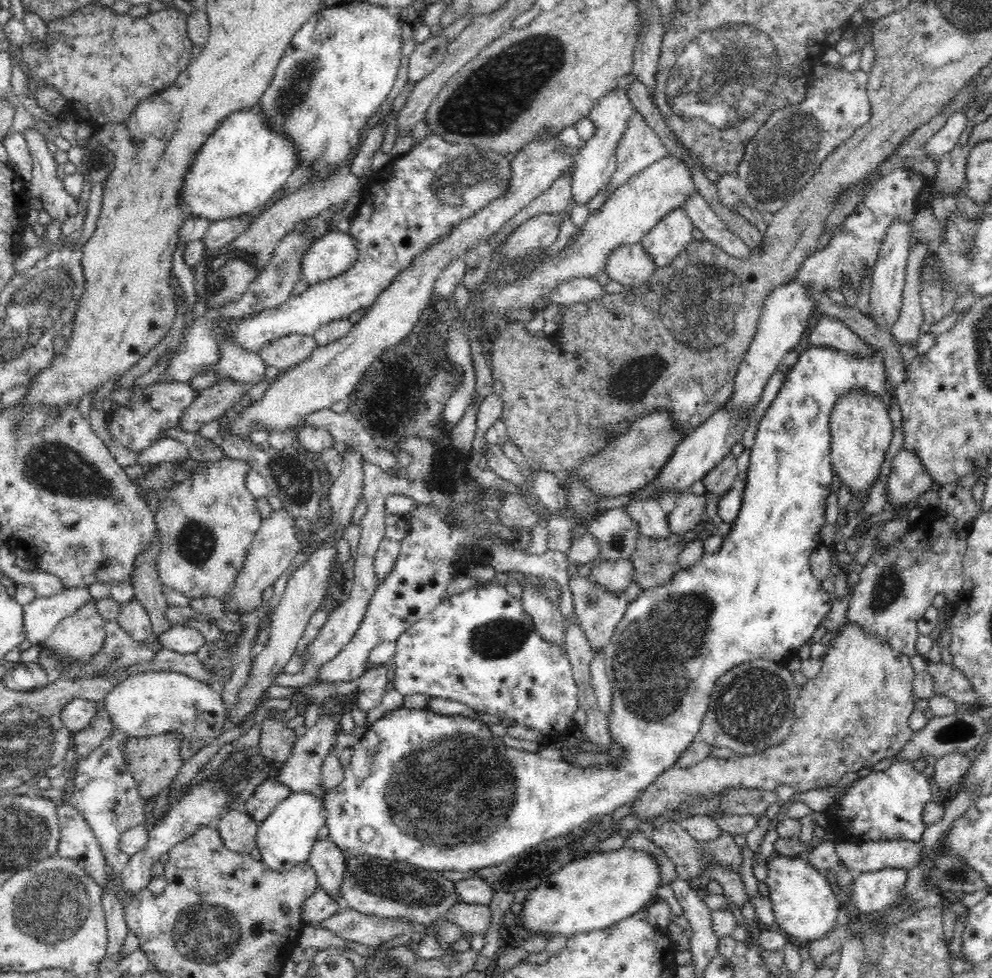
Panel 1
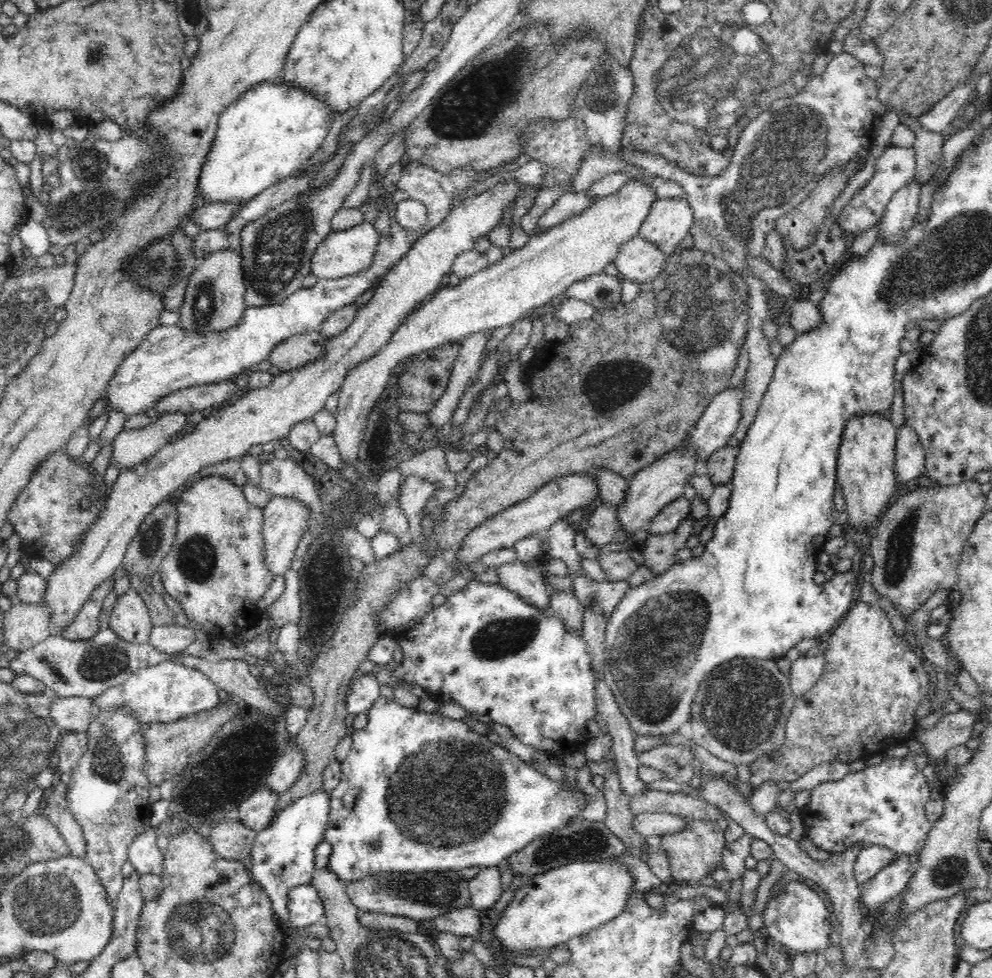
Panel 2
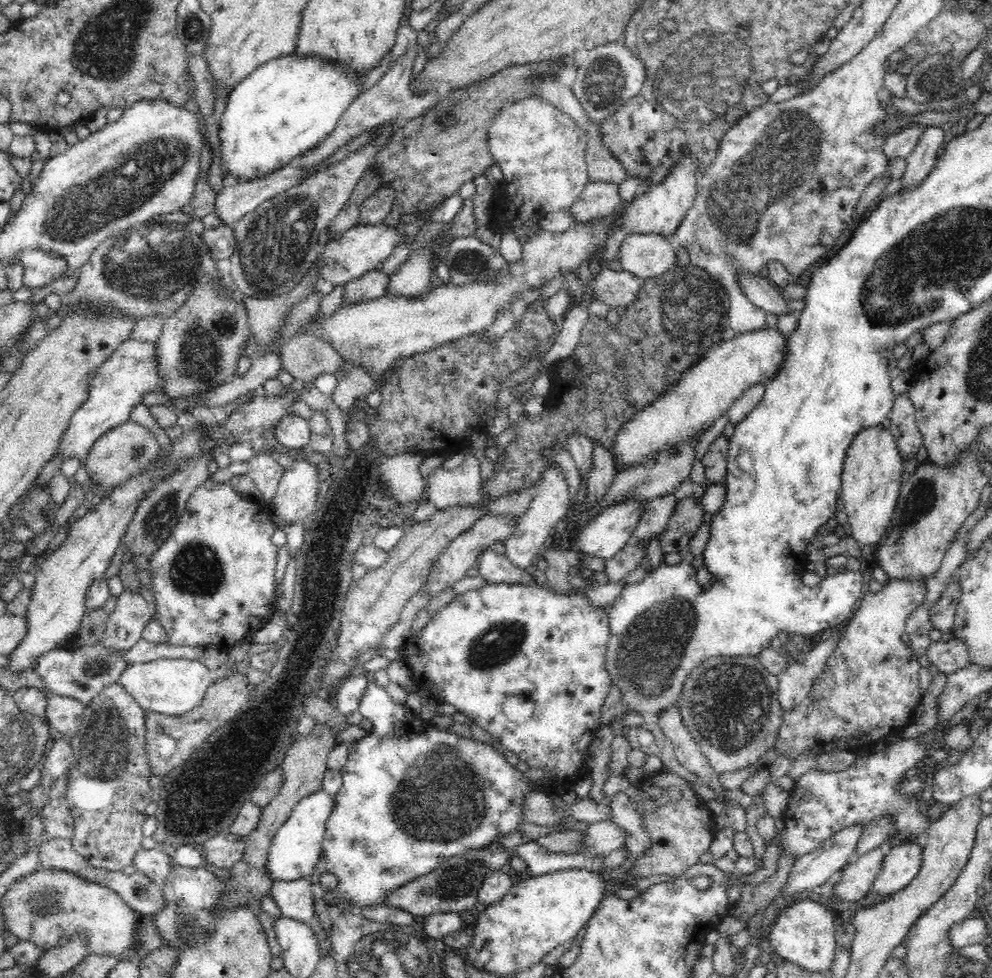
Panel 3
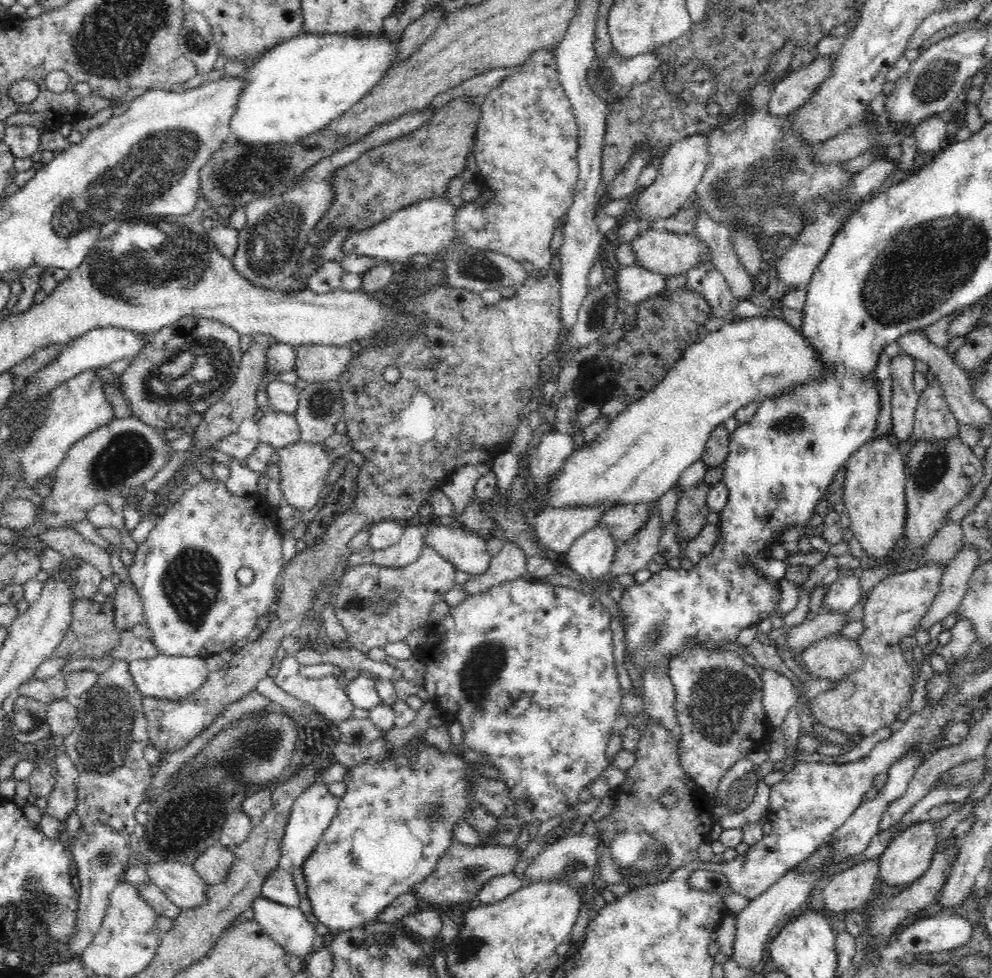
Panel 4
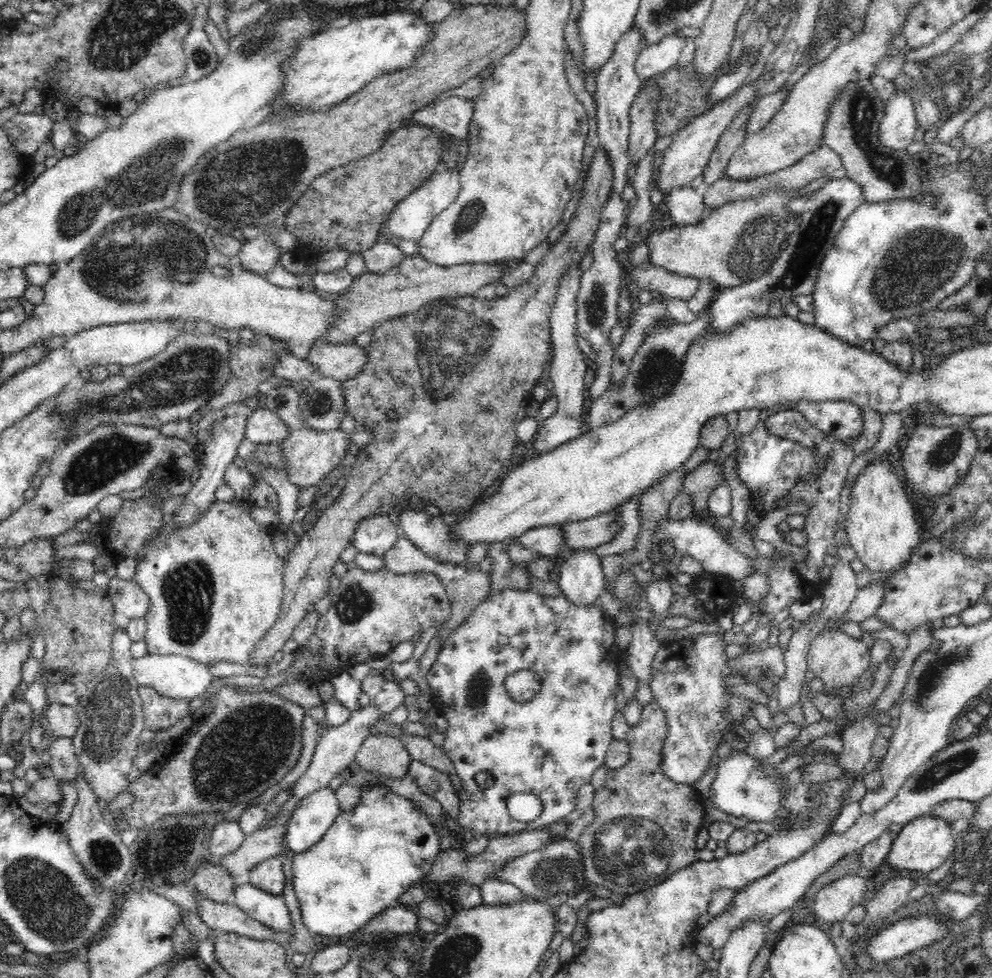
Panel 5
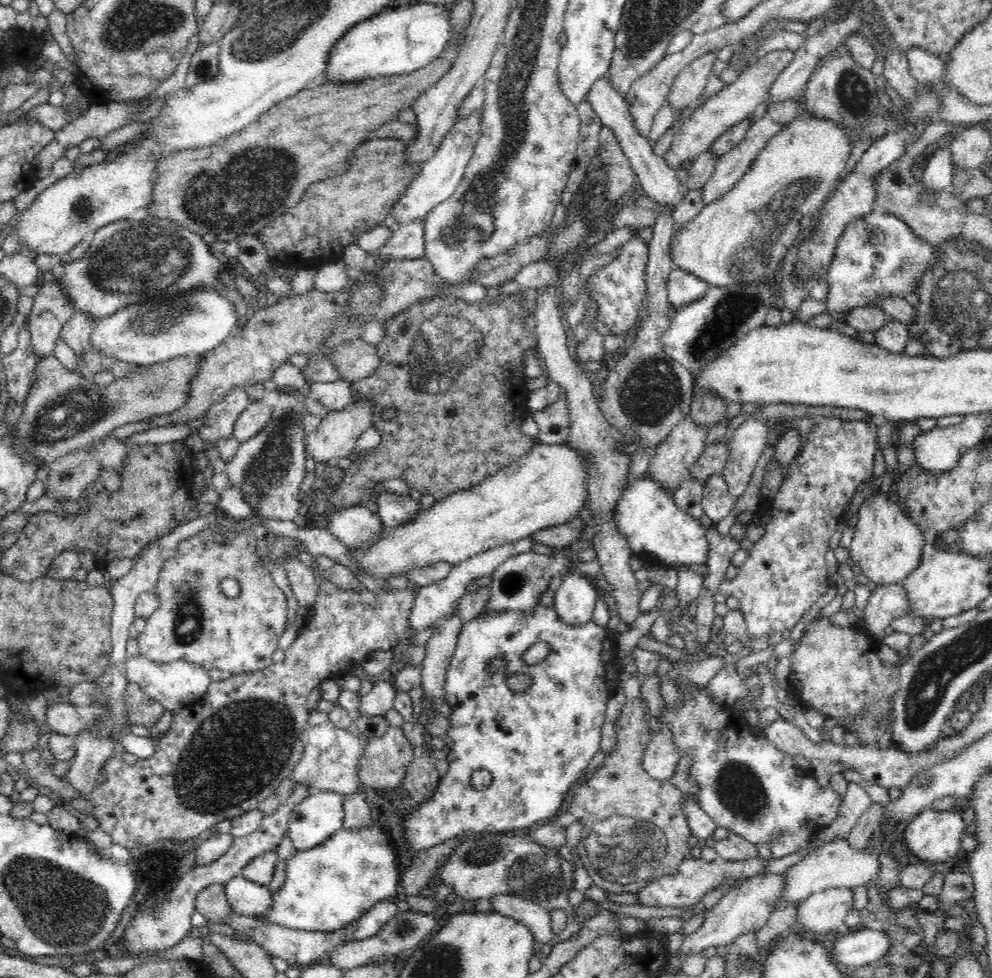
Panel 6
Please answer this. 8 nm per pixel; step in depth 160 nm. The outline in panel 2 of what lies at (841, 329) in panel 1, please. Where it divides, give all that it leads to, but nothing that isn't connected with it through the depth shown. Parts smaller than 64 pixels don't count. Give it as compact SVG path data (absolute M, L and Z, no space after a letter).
M797 296L794 299L784 298L783 314L786 314L796 335L802 334L812 327L818 326L822 320L819 305Z

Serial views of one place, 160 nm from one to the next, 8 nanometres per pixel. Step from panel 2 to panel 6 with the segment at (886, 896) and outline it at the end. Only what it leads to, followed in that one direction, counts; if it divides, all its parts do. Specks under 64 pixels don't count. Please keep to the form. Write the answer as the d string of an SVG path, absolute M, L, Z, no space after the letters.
M932 806L923 808L910 822L903 832L910 852L928 864L946 862L955 858L960 850L962 833L965 832L964 820L958 807L950 810L937 811Z

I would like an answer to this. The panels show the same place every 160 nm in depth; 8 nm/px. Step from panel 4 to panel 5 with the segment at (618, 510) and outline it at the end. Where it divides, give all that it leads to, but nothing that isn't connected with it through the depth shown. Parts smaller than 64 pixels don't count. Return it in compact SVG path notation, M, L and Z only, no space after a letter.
M602 513L584 520L564 523L561 533L567 548L591 549L614 540L622 530L623 519L618 514Z

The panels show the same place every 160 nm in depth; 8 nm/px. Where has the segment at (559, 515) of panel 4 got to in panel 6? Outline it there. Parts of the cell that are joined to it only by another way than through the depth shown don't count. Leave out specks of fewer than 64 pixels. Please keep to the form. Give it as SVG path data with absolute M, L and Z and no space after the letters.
M529 536L512 543L506 543L502 546L486 550L476 556L470 557L464 562L453 565L450 574L444 580L432 584L431 586L424 586L418 589L416 593L416 602L414 602L414 608L412 608L412 614L410 614L410 627L412 630L412 638L404 638L398 642L398 646L392 648L392 656L394 661L403 660L403 655L412 654L415 648L414 638L426 628L433 627L433 625L445 615L453 612L453 609L457 606L457 603L468 593L468 586L475 582L482 576L492 575L502 564L506 562L508 558L518 556L523 552L530 551L532 545L536 543Z

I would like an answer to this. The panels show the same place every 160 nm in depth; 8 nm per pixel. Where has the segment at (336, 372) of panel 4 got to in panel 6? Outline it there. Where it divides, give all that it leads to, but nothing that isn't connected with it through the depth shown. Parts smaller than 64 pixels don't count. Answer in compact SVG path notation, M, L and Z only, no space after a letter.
M363 339L344 342L328 354L328 360L336 365L341 379L350 384L356 380L369 378L380 364L376 346Z

